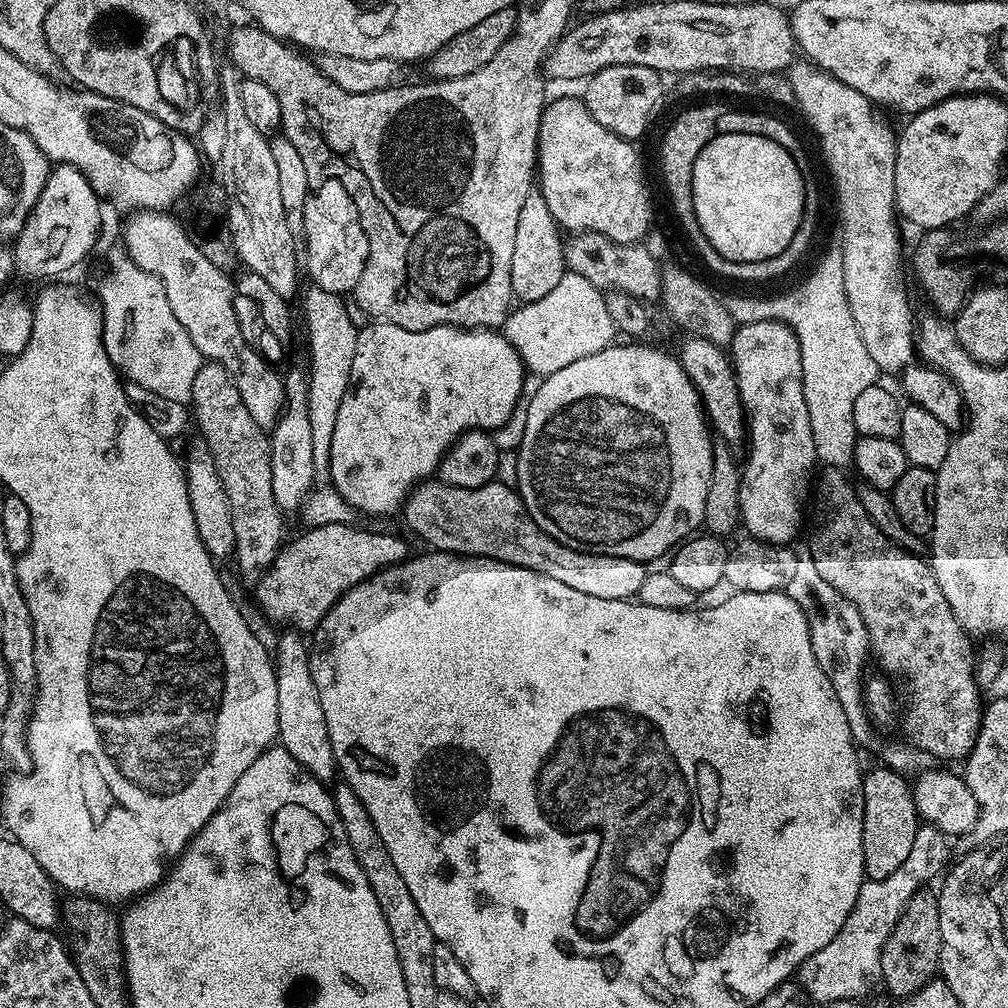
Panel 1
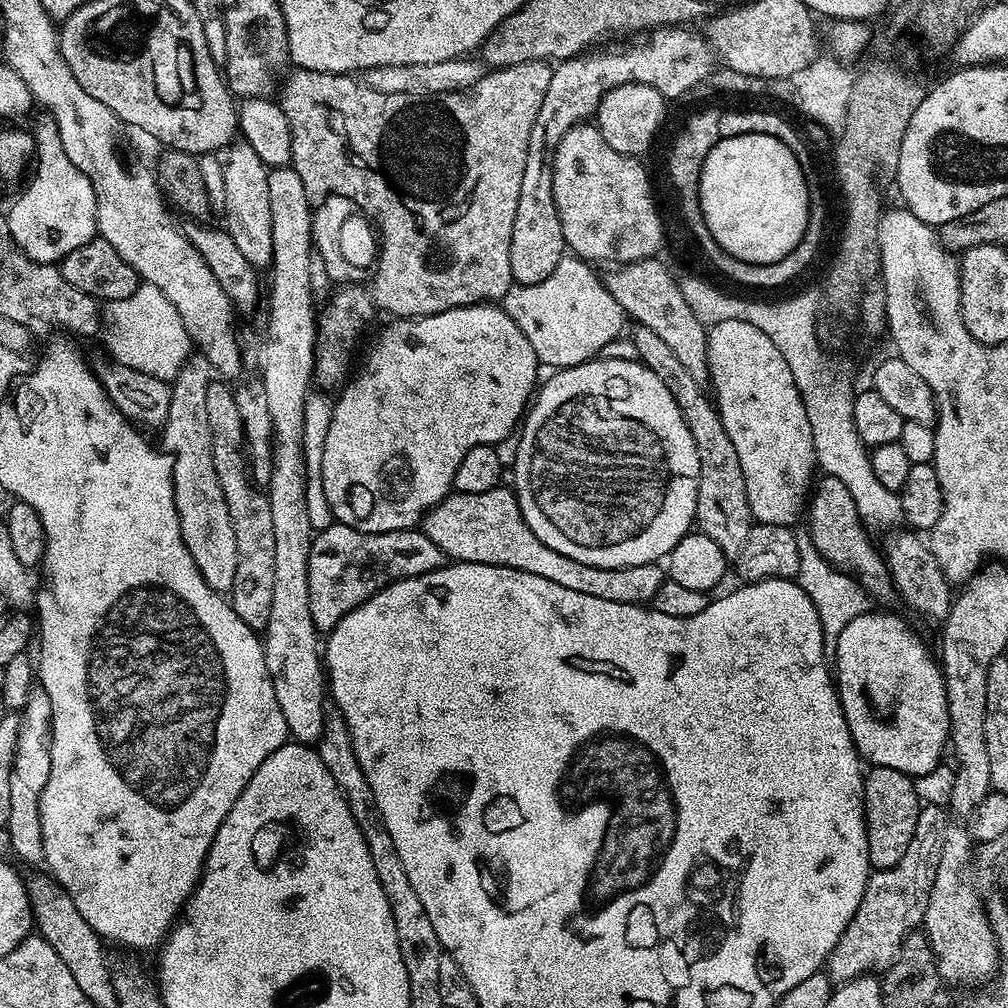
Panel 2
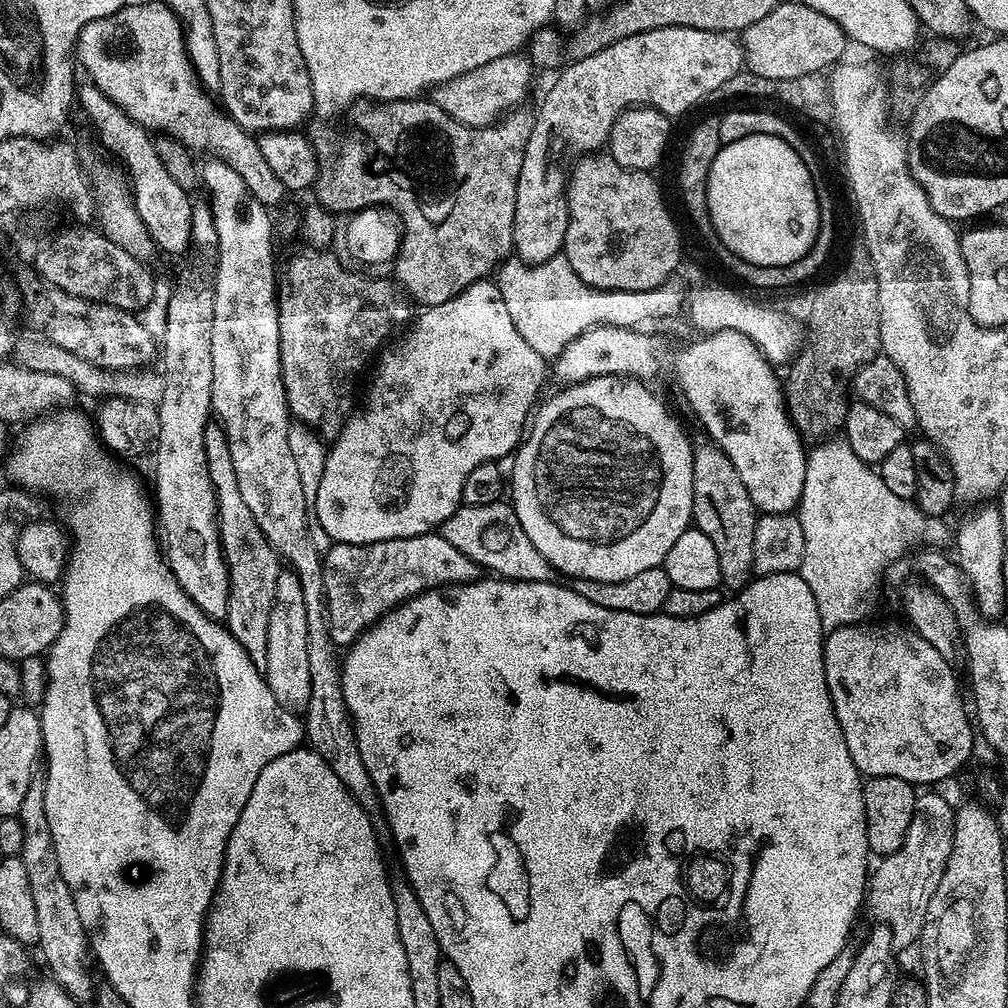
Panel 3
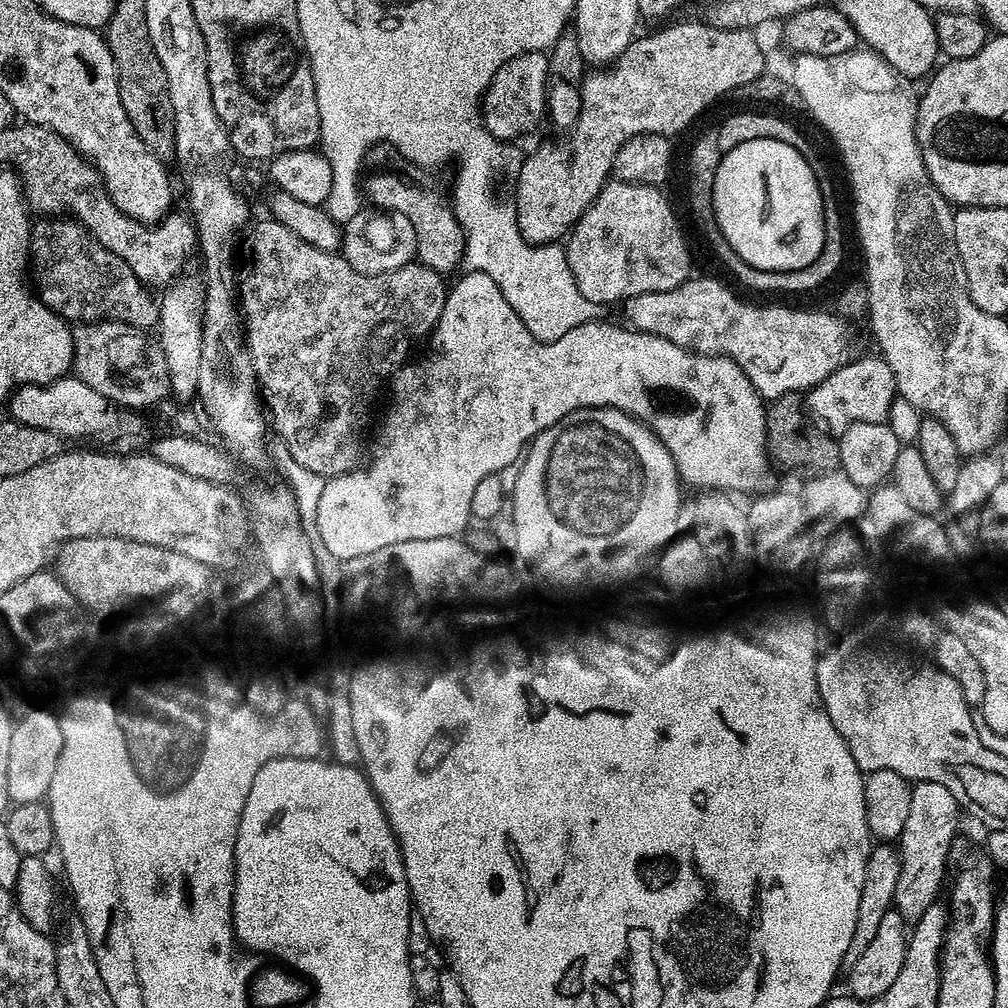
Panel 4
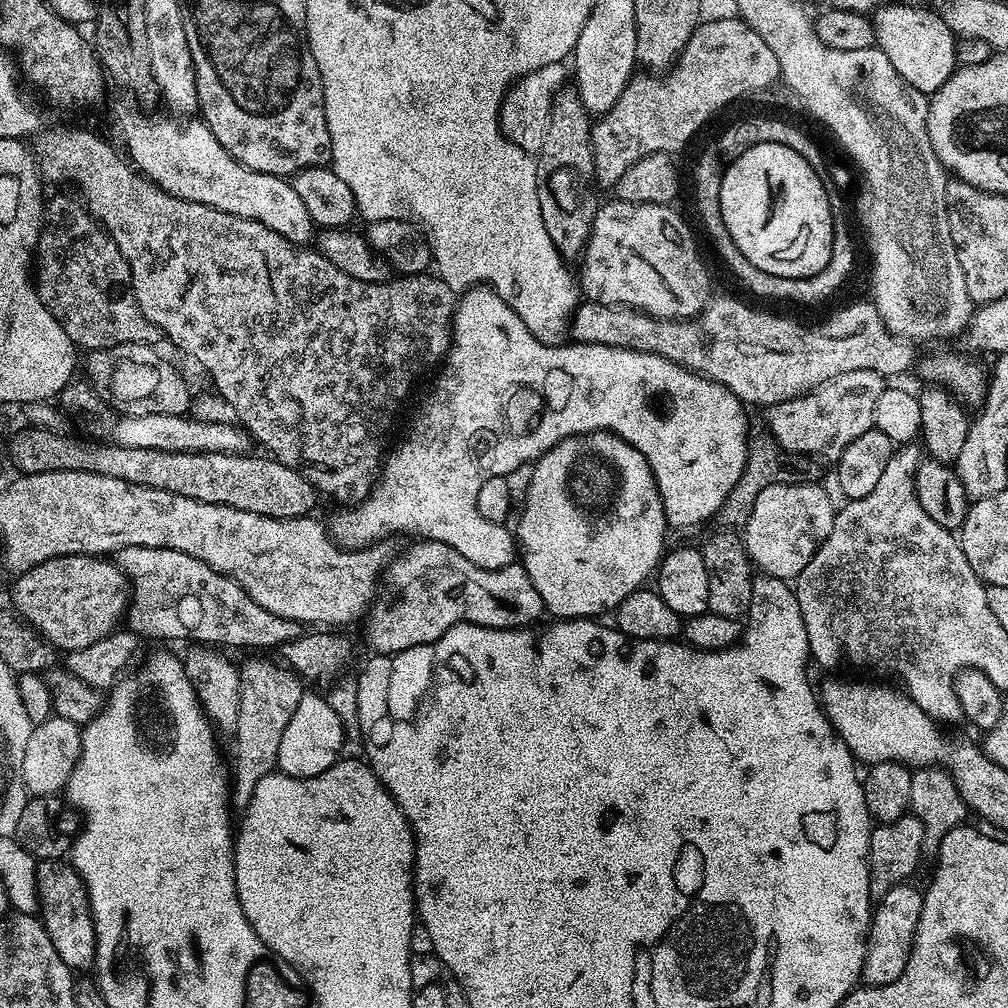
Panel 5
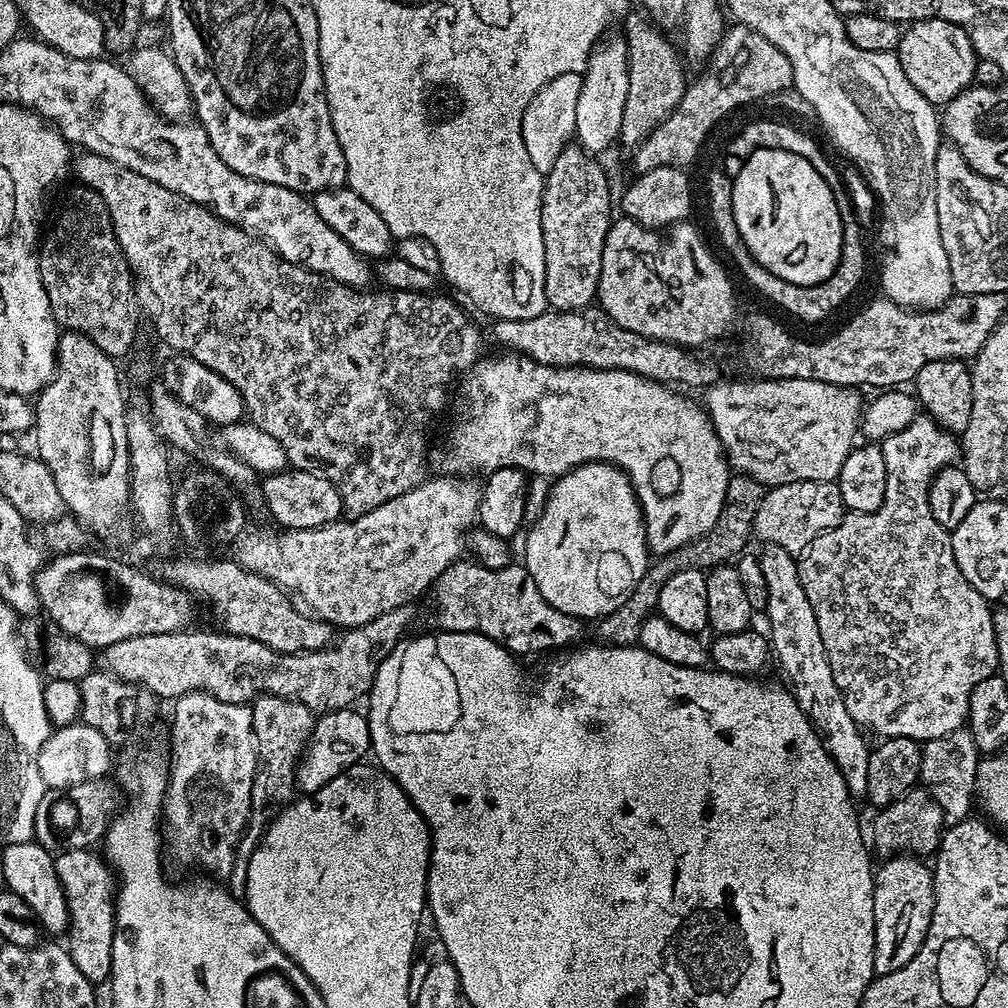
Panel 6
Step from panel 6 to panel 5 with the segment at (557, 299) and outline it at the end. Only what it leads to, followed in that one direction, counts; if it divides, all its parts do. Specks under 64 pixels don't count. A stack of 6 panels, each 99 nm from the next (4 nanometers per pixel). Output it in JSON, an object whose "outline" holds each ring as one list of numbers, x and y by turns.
{"outline":[[575,85,560,89,552,104,549,126,536,154,536,183,543,225,561,256,577,259,584,250,600,198,594,194,596,158,593,154,591,115,582,106]]}

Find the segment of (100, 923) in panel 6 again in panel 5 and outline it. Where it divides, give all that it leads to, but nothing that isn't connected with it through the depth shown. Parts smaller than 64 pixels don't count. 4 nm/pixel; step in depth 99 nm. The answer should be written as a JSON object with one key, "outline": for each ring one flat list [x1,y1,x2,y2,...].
{"outline":[[63,859,41,860,37,863,38,894,40,895,39,915,50,938,54,942,54,950,73,970,93,967,96,959,96,931,94,918,90,910,90,898,84,880,77,874,71,863]]}

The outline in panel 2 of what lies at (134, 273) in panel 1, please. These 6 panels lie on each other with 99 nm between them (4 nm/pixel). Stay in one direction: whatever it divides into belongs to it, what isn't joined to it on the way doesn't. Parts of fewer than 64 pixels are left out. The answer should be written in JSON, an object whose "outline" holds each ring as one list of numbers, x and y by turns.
{"outline":[[141,283,139,288,121,300,110,300,102,308,102,337,113,361,140,370,154,378,172,382,189,360,194,345,170,298,158,286]]}

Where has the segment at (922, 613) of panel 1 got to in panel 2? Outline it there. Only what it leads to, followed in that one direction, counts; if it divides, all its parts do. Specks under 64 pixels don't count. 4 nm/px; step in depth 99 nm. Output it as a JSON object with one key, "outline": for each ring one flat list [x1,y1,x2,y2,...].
{"outline":[[821,475,815,481,806,505,806,531,825,564,853,576,869,597,876,599,877,596,878,599,884,600,894,592,892,575,888,572,881,549,872,545,872,540,860,521,860,512,856,509,856,504,857,497,852,496,838,478]]}

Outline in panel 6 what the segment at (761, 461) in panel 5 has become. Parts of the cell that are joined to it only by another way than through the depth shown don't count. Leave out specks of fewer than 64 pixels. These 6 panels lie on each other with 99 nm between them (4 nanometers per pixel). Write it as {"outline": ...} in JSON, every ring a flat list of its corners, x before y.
{"outline":[[739,474,733,475,728,482,726,498,722,510,718,514,718,522,714,522,711,530,699,536,694,542,673,552,668,552,664,556,656,556,642,574,638,586,634,586,630,598,626,598,626,602,622,602,622,606,618,606,618,610,603,617,595,625,596,632,600,635,597,637,605,644,635,645,639,638,639,631,642,630,642,624,658,609,658,594,662,594,662,586,666,586,667,580,675,572,694,570,695,568,701,570,719,568,735,561,749,547,747,546,748,539,753,539,758,506,762,502,765,491,764,485,754,478]]}

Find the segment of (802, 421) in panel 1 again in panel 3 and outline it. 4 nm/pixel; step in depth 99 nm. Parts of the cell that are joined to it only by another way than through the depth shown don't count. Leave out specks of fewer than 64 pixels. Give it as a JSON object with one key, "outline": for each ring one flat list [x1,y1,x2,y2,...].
{"outline":[[722,330,701,335,689,348,680,348,672,356,672,372,676,382,682,386,684,396,692,407,698,423,704,427,703,435,717,444,734,464,750,502,760,514,791,513,802,498,802,486,806,482,806,462,808,452,800,431,793,426,784,406,784,390,781,377,776,377,777,369,768,363,746,338,734,330]]}

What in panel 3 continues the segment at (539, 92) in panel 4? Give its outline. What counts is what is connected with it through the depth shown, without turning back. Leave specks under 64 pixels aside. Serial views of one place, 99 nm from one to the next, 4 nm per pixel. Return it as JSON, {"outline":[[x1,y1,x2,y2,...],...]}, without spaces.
{"outline":[[512,53,494,58,485,66,475,67,446,83,437,85,432,92,433,103,450,114,460,124,484,128,513,111,526,96,532,82,534,66,523,53]]}

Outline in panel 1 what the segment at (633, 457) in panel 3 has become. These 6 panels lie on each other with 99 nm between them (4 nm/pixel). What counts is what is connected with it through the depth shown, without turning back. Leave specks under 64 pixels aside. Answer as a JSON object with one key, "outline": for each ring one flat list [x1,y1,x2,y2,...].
{"outline":[[616,342,598,350,598,354,578,358,578,362,570,362,570,366,562,366,562,370,552,372,539,381,541,384,537,386,536,393,528,404,528,413,524,416,524,437,521,438,520,448,518,447,516,452,518,491,524,499,526,510,534,518,537,526,546,534,550,534,550,538,562,542,562,546,570,546,574,550,593,554,652,562,655,556,675,549,681,541,691,537,703,525,714,440,706,423,700,396,690,382,686,370,682,370,679,359,675,355,667,356,666,353,644,344,648,342,624,343,628,344]]}

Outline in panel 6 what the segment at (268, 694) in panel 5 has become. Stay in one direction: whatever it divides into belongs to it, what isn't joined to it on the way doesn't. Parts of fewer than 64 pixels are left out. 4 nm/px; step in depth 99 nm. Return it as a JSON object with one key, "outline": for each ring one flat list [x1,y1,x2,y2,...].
{"outline":[[257,696,250,704,252,730,256,739,256,776,252,780,251,827,265,827,271,804,283,806,293,799,298,788,298,765,305,747,312,739,317,717,302,702,287,700,281,696]]}

